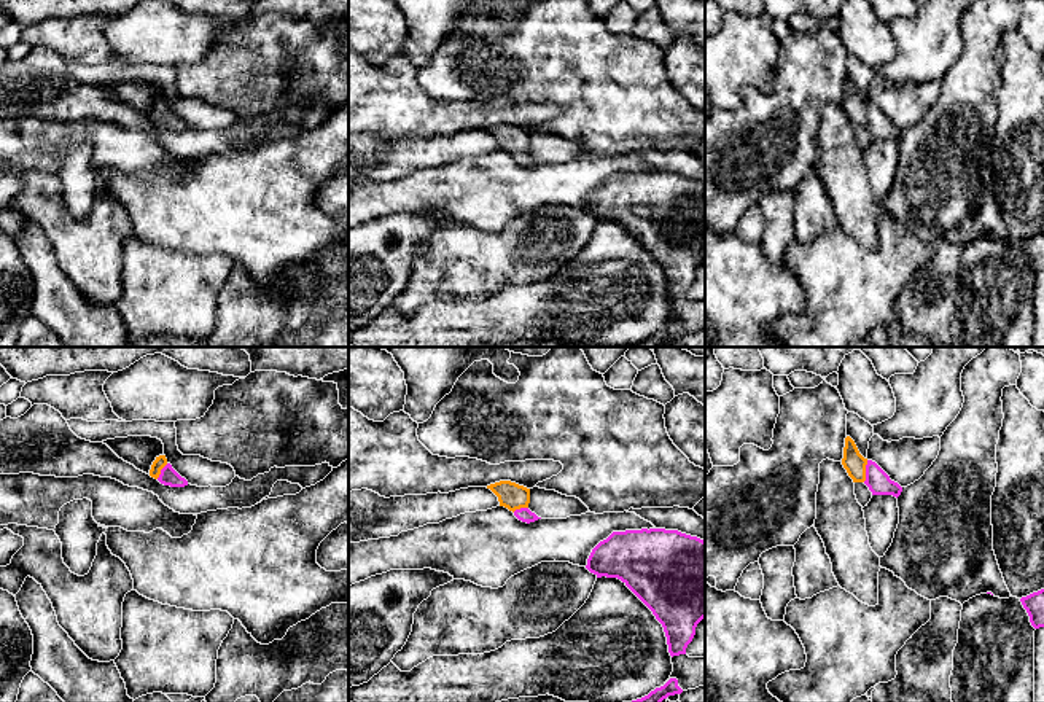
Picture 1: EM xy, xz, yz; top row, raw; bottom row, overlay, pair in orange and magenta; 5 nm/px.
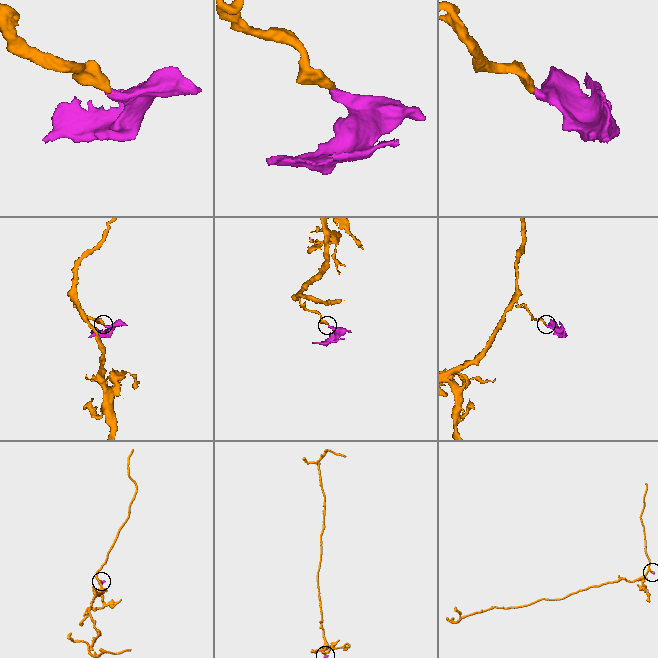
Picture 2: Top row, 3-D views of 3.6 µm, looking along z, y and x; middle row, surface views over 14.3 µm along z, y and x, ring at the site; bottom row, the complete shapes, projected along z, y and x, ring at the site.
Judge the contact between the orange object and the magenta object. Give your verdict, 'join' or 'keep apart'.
join

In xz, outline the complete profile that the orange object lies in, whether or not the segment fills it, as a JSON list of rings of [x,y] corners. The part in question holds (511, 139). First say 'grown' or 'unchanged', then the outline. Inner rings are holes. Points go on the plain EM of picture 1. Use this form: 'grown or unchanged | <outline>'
grown | [[[511,124],[490,127],[487,132],[490,132],[498,140],[500,150],[512,154],[519,164],[530,167],[541,162],[528,153],[530,132]]]

